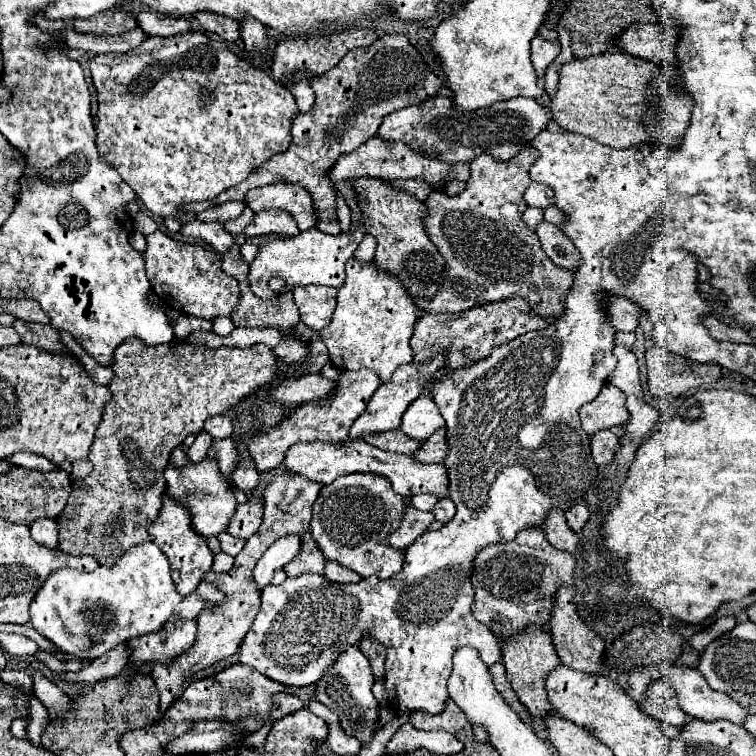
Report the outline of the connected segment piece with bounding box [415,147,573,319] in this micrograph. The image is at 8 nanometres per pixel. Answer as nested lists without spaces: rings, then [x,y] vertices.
[[[525,147],[517,157],[503,163],[493,159],[491,155],[479,155],[471,161],[471,177],[467,181],[467,189],[455,197],[447,197],[443,189],[435,189],[425,205],[429,207],[429,215],[425,219],[425,229],[429,239],[439,247],[441,255],[447,261],[447,277],[439,293],[431,299],[415,299],[415,305],[427,313],[461,313],[465,309],[485,305],[491,301],[501,301],[513,295],[525,295],[529,307],[535,315],[545,319],[559,319],[565,313],[565,295],[569,295],[573,285],[573,273],[555,267],[551,259],[541,249],[537,233],[527,227],[521,219],[527,203],[523,199],[525,189],[529,187],[529,169],[539,159],[539,151],[533,147]]]

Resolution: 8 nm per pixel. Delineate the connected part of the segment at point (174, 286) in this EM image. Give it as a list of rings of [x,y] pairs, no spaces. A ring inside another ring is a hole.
[[[155,231],[147,235],[145,267],[153,291],[159,295],[159,299],[163,299],[163,303],[169,303],[169,307],[177,309],[179,313],[215,319],[219,315],[231,315],[239,307],[239,283],[221,269],[221,259],[211,249],[179,243],[167,237],[163,231]]]

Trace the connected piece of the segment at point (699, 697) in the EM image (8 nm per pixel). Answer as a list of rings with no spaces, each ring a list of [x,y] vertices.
[[[659,667],[659,671],[667,677],[671,687],[677,693],[681,709],[687,715],[699,717],[703,721],[727,719],[731,723],[741,725],[747,713],[739,707],[737,701],[729,699],[725,693],[713,691],[699,669],[691,667]]]

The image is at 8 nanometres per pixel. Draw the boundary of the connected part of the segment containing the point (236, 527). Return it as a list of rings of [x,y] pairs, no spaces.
[[[249,501],[245,505],[237,505],[235,519],[229,523],[227,533],[231,533],[233,537],[239,537],[239,539],[249,539],[251,535],[257,533],[261,521],[263,521],[263,505],[261,503]]]

